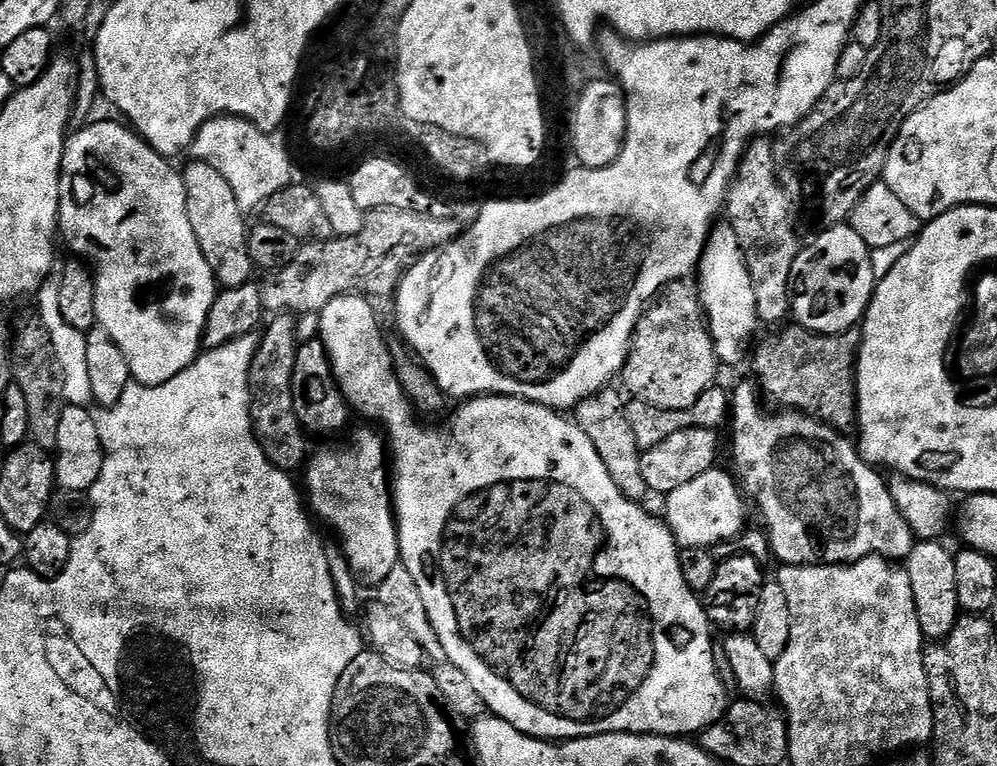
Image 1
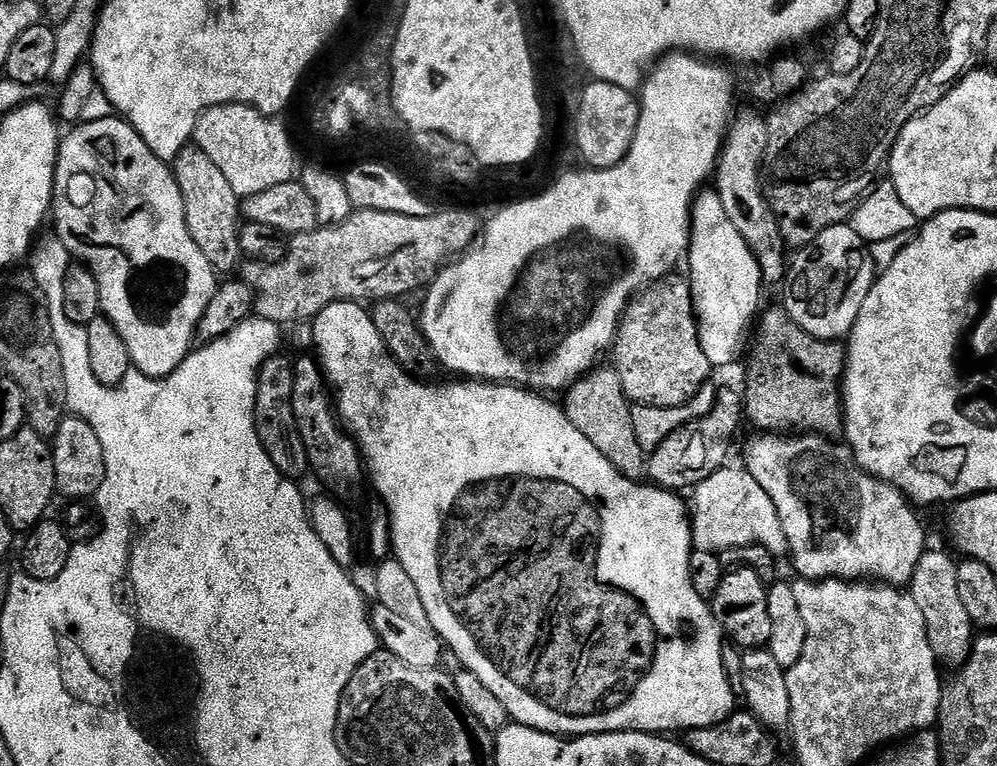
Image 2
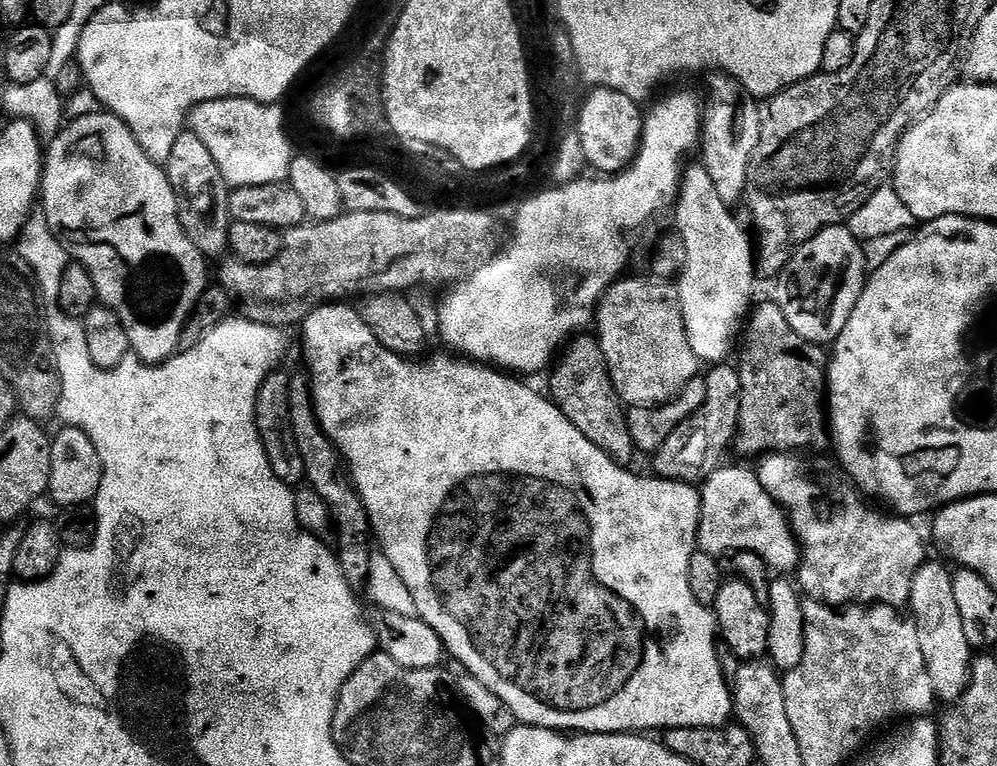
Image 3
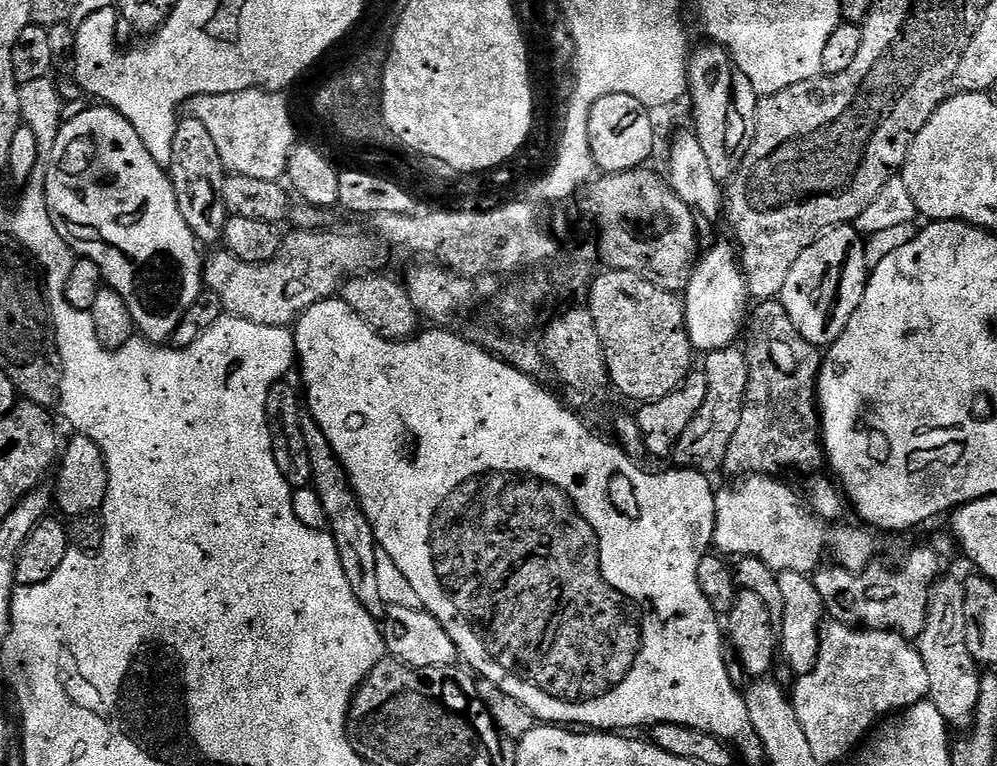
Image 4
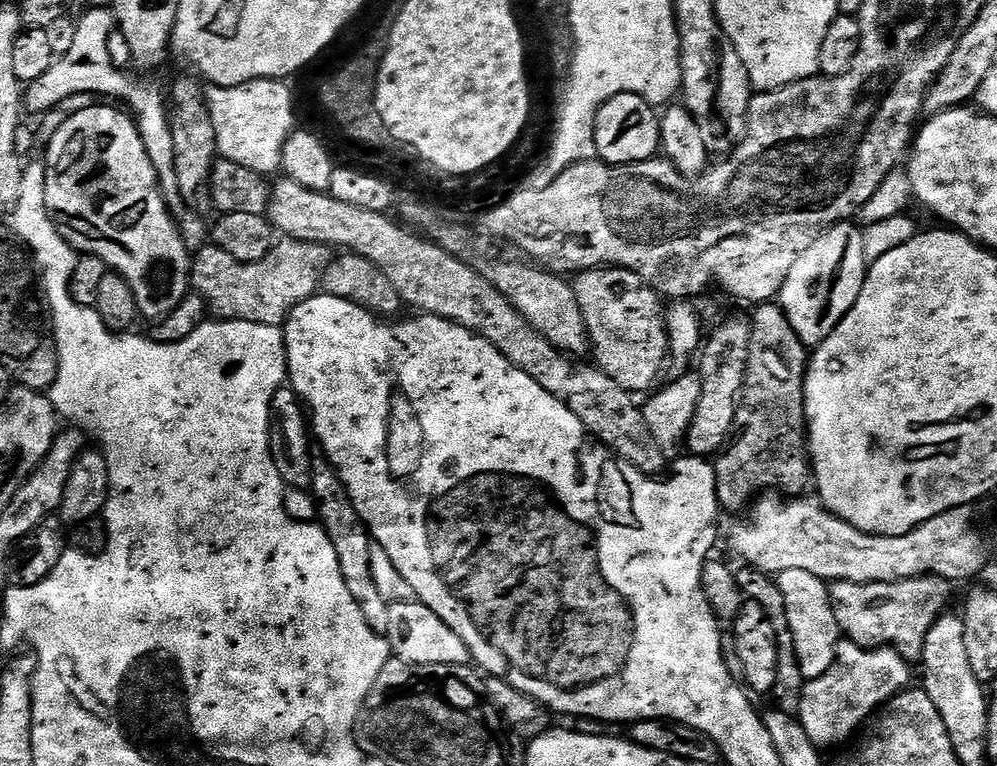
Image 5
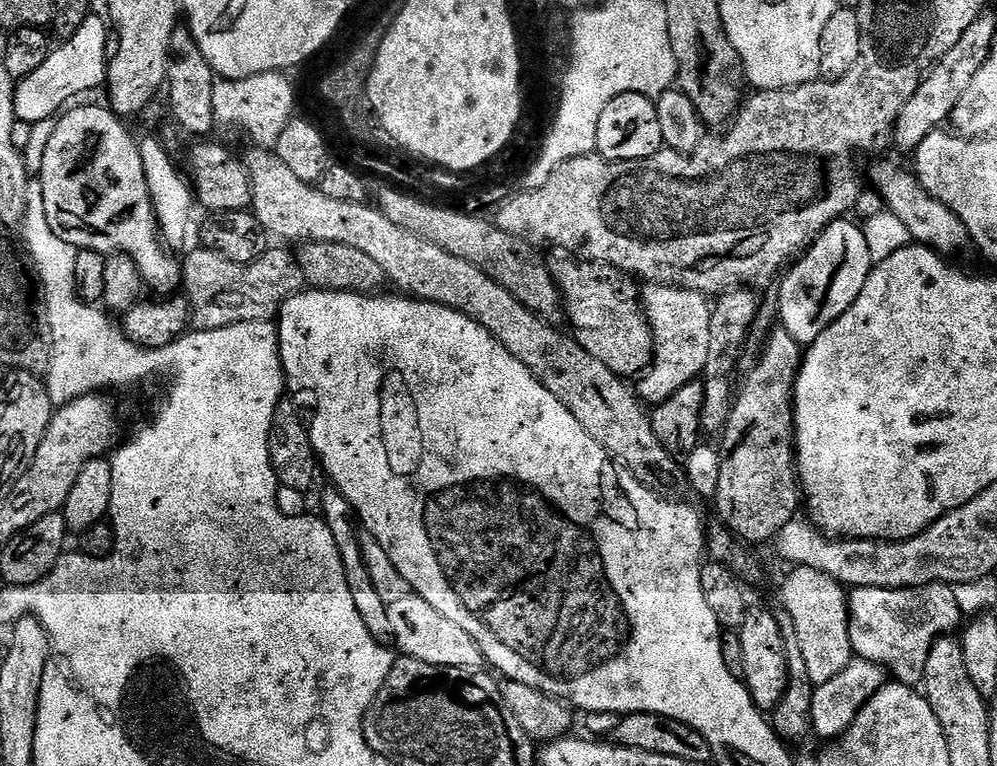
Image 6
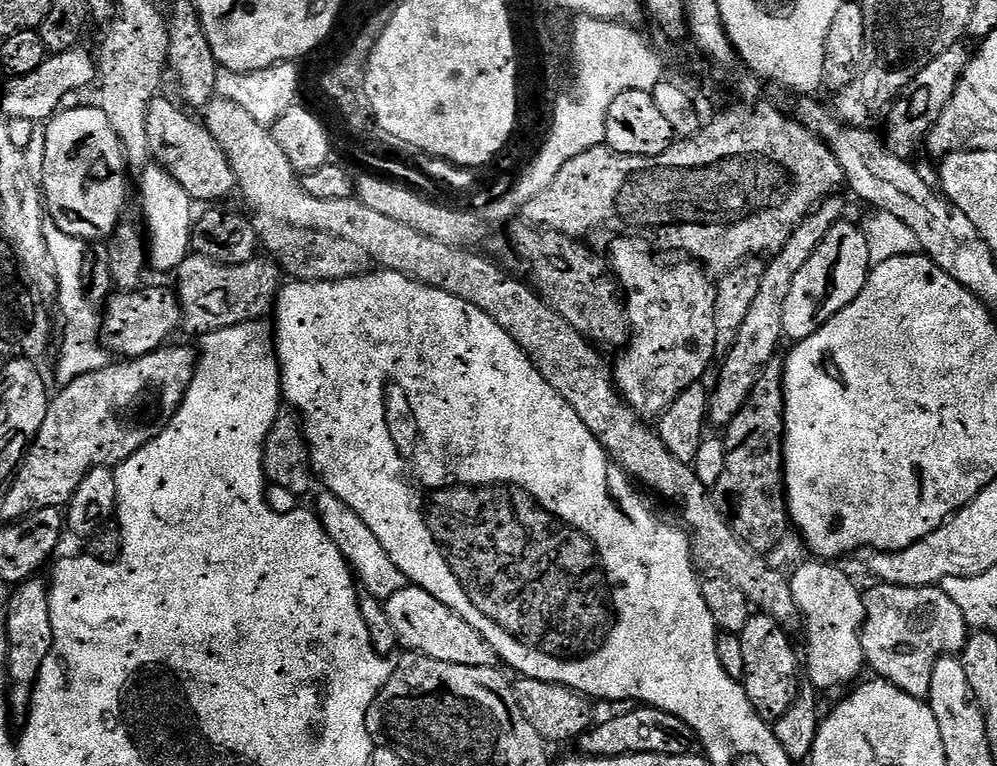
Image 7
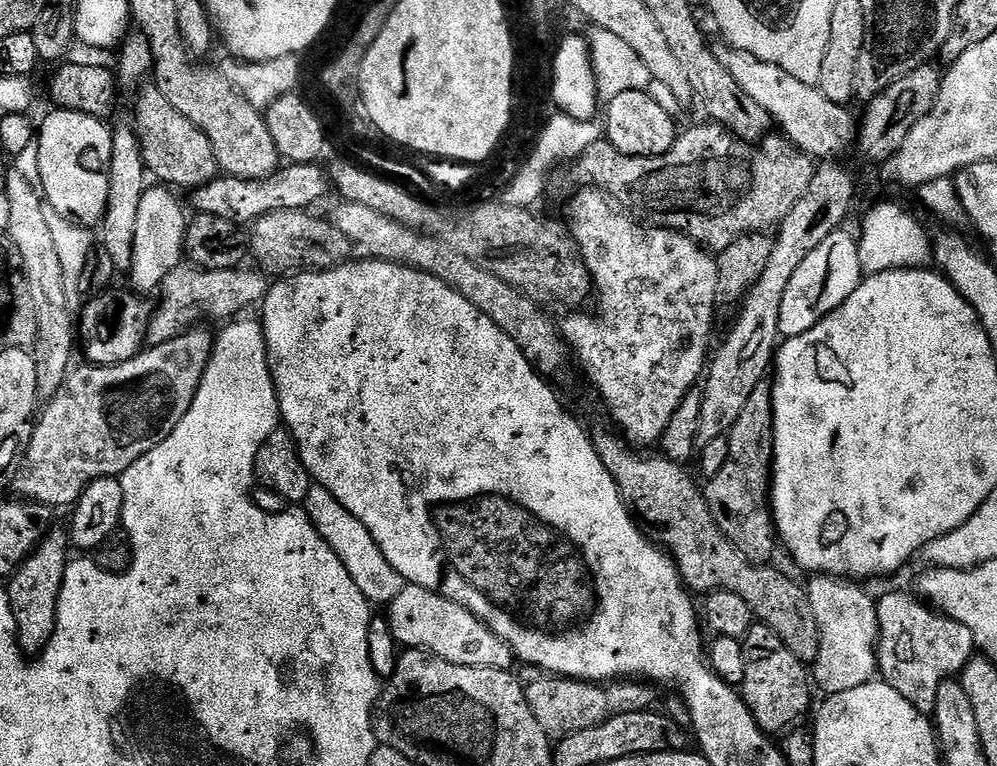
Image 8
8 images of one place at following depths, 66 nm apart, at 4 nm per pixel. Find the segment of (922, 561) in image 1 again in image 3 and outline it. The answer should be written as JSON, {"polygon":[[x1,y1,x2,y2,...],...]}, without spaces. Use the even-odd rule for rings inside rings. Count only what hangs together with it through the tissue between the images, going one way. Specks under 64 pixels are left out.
{"polygon":[[926,562,912,583,910,608,913,608,911,611,914,613,918,640,922,642,922,654,926,654,936,699,940,702,955,702,967,691,972,681,974,650,966,638,966,626,958,608,958,598,954,596,953,569,948,569,944,564,932,563]]}

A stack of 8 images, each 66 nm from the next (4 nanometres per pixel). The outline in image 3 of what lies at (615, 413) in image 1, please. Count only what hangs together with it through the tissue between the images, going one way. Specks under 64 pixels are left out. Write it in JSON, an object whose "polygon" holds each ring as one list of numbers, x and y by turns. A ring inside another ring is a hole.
{"polygon":[[592,334,581,335,559,357,550,375,552,375,550,396,562,410,562,414,566,414,566,418,575,428,582,430,586,438,590,438,603,452,607,452,617,464,631,465,633,463,631,460,638,456,638,449,632,440,626,405,620,399,620,394,612,381,612,371,608,368,599,339]]}

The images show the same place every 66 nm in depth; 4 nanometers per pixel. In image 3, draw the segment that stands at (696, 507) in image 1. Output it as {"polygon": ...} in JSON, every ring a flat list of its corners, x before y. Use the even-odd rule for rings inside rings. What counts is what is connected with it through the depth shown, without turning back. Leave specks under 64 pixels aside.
{"polygon":[[728,464,703,483,697,545,701,551,717,558,724,557,724,554,750,552,762,557,773,571,795,571,802,559,802,546,787,520,787,511,762,486,755,469]]}

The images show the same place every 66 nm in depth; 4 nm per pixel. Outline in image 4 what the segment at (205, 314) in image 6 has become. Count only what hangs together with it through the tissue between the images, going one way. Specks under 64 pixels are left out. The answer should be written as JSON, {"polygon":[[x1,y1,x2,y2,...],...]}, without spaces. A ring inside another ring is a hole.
{"polygon":[[292,230,280,242,278,254,270,262,255,264,242,262,234,254,226,250,216,250,212,257,204,260,204,282,207,291,218,294,222,298,225,313,242,318,246,322,254,322,258,326,278,326,286,328,295,325,296,321,310,306,323,300,331,300,343,289,345,280,351,280,357,274,376,270,380,264,380,244,372,236,364,232,302,232]]}

